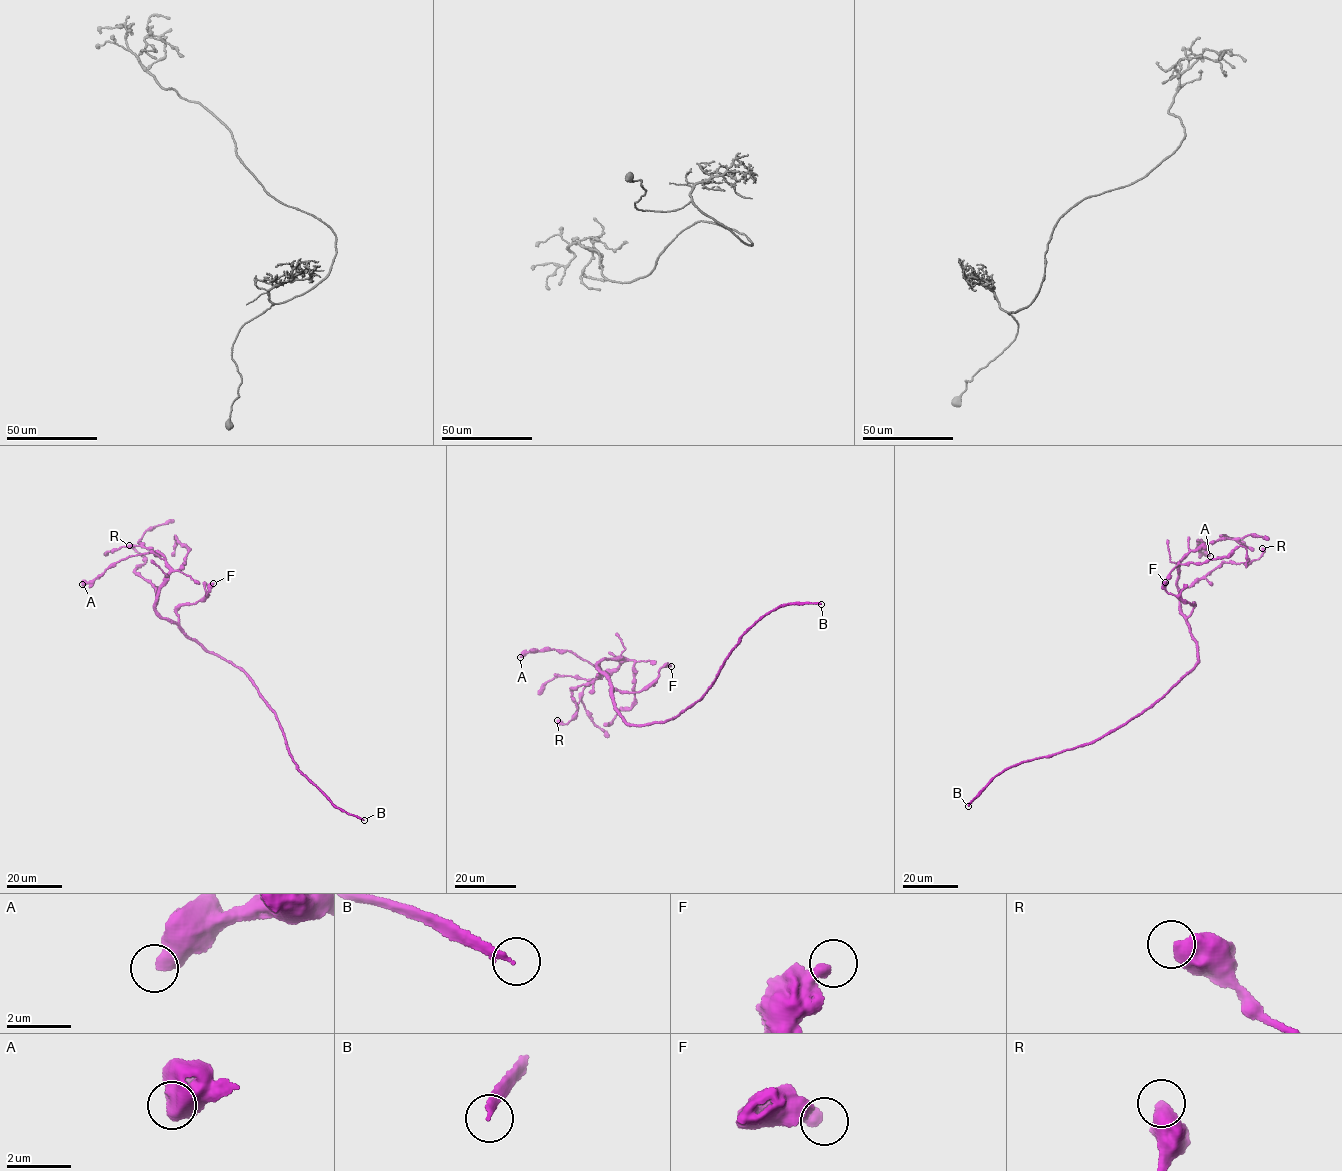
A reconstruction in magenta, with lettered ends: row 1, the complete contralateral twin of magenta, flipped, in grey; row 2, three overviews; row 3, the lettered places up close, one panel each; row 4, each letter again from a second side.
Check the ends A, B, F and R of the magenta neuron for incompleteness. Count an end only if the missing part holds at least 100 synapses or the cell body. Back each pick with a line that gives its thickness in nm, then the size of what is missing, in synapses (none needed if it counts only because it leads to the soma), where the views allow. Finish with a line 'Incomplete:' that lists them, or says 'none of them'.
B: 200 nm thick; about 350 synapses
Incomplete: B

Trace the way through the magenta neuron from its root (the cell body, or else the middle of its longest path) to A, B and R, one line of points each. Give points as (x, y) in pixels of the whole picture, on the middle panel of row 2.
A: (657, 722), (629, 724), (620, 716), (597, 665), (620, 656), (621, 664), (604, 671), (567, 650), (520, 657)
B: (657, 722), (674, 718), (702, 697), (738, 638), (766, 614), (792, 603), (821, 604)
R: (657, 722), (626, 723), (598, 665), (600, 674), (571, 689), (577, 710), (573, 718), (565, 724), (557, 720)

